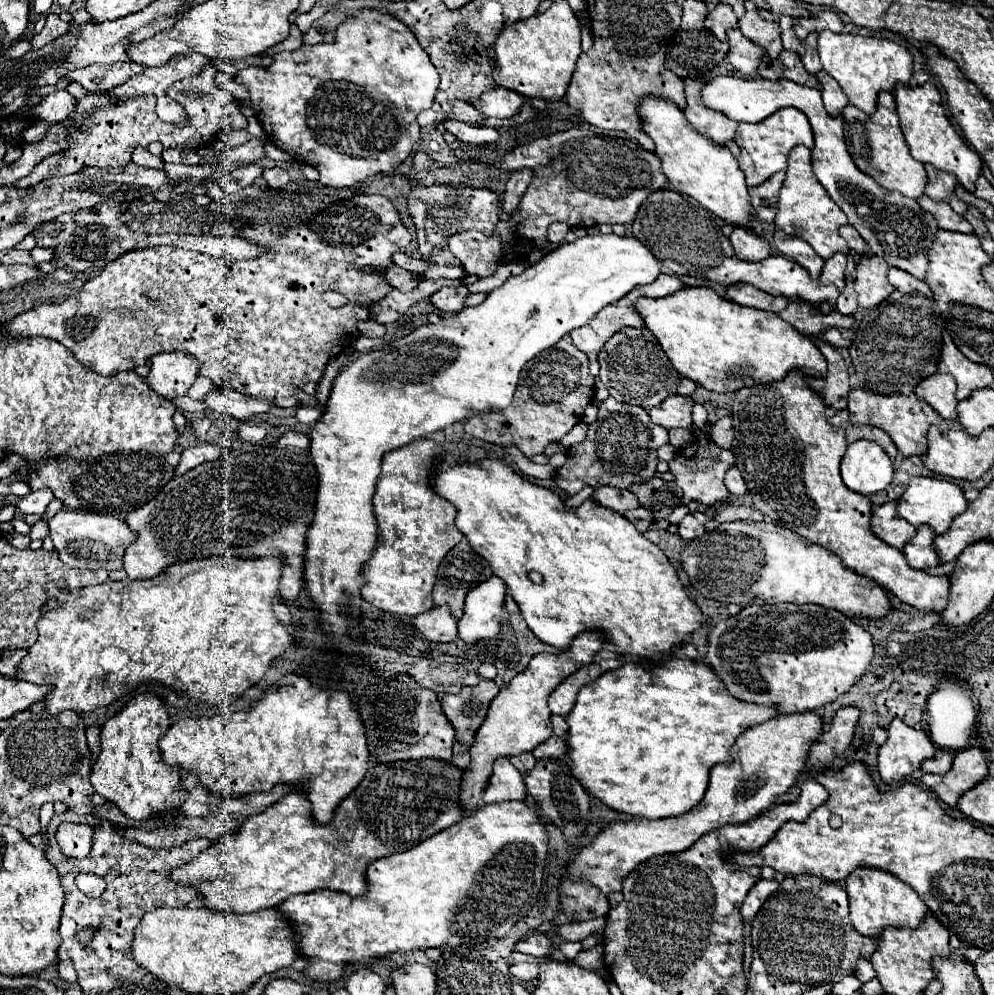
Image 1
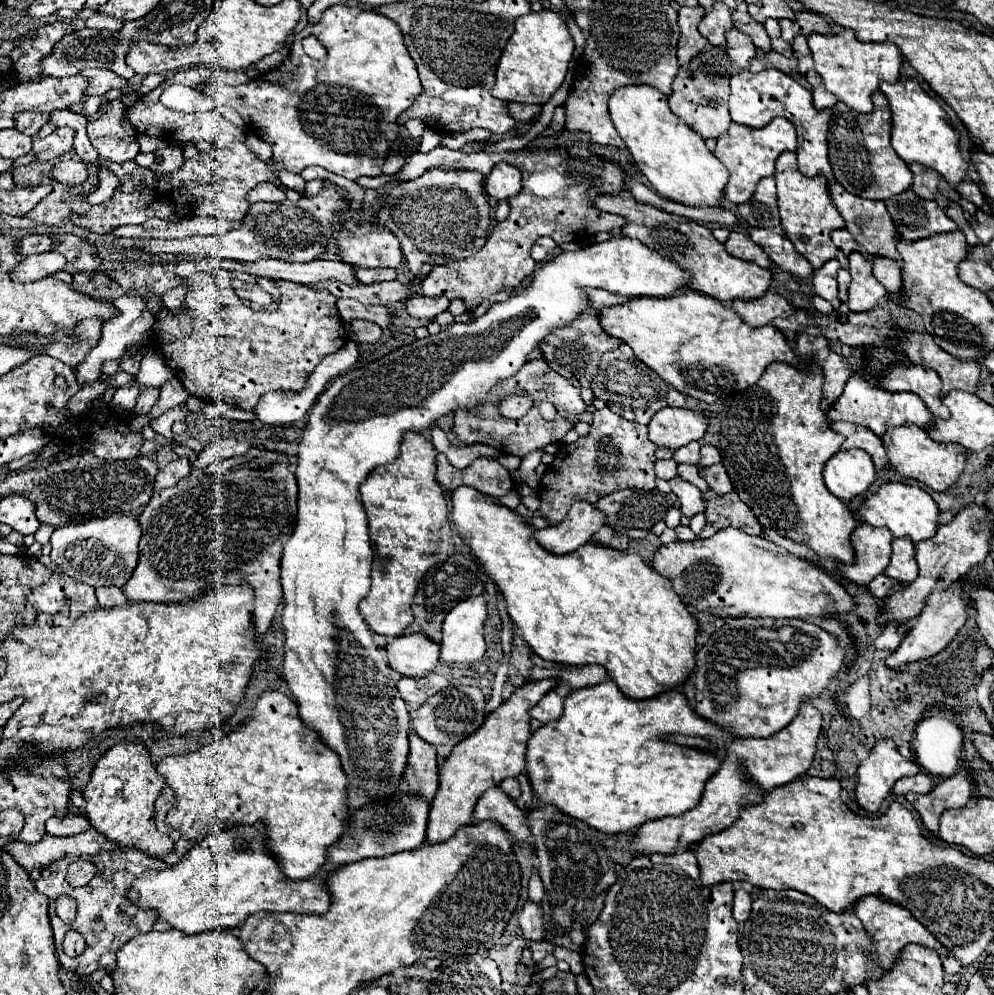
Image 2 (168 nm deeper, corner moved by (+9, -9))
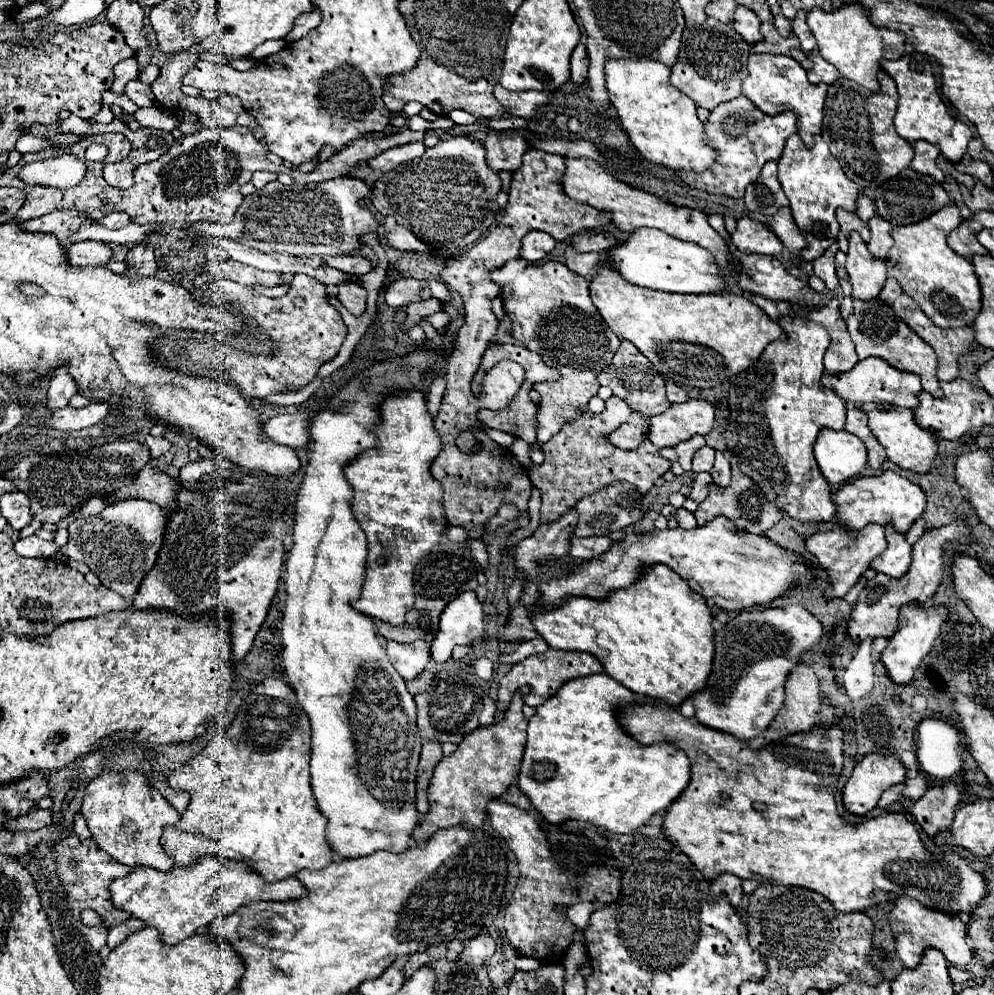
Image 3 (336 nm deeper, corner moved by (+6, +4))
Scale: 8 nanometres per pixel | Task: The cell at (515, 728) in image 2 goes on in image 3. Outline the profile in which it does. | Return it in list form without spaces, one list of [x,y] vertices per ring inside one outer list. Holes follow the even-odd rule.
[[[510,703],[508,711],[498,723],[474,729],[468,737],[464,737],[450,757],[444,757],[438,763],[428,787],[430,811],[414,831],[416,845],[424,845],[438,829],[484,827],[488,817],[488,801],[492,801],[492,797],[500,797],[510,785],[514,785],[520,771],[526,745],[526,717],[522,715],[522,705],[524,703]]]

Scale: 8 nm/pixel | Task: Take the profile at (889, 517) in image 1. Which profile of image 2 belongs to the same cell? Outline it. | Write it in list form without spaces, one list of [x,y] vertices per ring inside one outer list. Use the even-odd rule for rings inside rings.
[[[861,522],[851,534],[853,548],[857,542],[857,560],[853,566],[839,564],[839,572],[855,584],[869,584],[885,570],[885,566],[889,566],[893,540],[889,528],[873,528],[867,526],[867,522]]]

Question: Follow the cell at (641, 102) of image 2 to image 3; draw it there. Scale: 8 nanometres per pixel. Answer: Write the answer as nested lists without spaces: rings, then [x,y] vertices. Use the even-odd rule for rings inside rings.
[[[608,59],[606,67],[606,91],[614,105],[622,127],[640,155],[666,169],[692,169],[702,173],[714,163],[716,151],[708,145],[702,129],[702,121],[696,117],[696,105],[690,97],[680,93],[670,83],[670,67],[660,61],[640,59]]]

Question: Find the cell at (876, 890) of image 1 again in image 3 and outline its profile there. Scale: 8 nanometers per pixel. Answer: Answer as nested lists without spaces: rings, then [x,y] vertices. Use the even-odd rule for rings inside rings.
[[[900,897],[894,903],[892,911],[888,913],[888,921],[890,921],[894,937],[896,937],[896,953],[902,959],[902,963],[910,969],[914,969],[920,963],[922,953],[930,947],[944,953],[944,957],[950,963],[954,963],[954,967],[964,967],[974,957],[974,949],[970,947],[970,943],[966,939],[966,923],[960,921],[958,917],[952,917],[948,913],[942,913],[942,911],[928,909],[914,899]]]

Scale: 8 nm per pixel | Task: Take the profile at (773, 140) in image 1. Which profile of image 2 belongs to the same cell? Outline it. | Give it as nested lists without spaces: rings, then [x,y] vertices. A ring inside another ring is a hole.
[[[775,118],[765,128],[747,128],[739,124],[731,124],[729,132],[717,138],[715,156],[721,158],[721,162],[729,168],[731,178],[725,188],[725,200],[733,204],[743,204],[749,196],[753,196],[755,186],[761,178],[775,174],[775,160],[785,150],[797,150],[797,134],[795,126],[789,124],[785,118]]]

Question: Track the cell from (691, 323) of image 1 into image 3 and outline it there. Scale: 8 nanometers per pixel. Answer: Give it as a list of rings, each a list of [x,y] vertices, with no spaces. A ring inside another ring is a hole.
[[[598,265],[596,273],[590,279],[590,297],[598,307],[600,315],[608,323],[608,327],[620,337],[634,343],[660,371],[666,379],[674,383],[706,389],[720,385],[720,381],[738,375],[748,369],[764,351],[764,347],[776,339],[786,339],[782,327],[772,321],[758,305],[748,301],[744,295],[720,293],[720,295],[680,295],[680,293],[660,293],[654,289],[644,289],[632,285],[616,273],[616,269],[608,269],[608,265]]]

